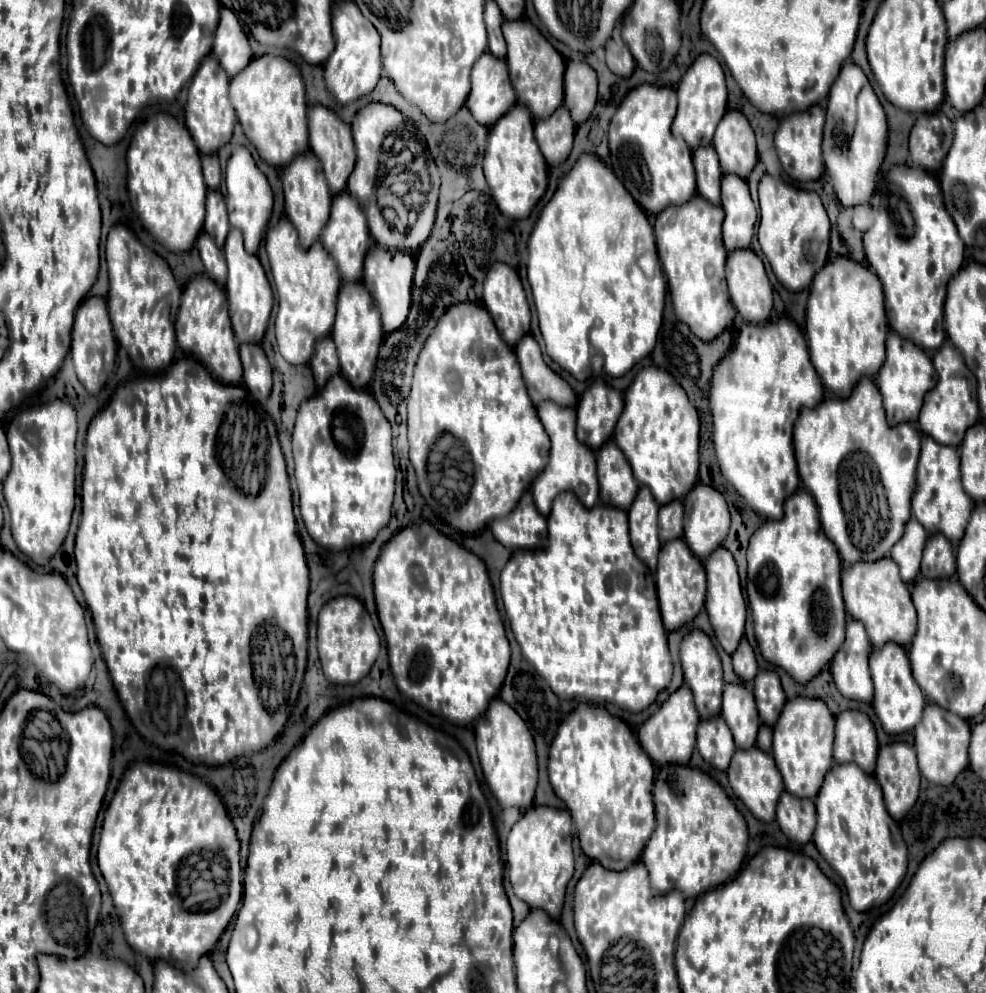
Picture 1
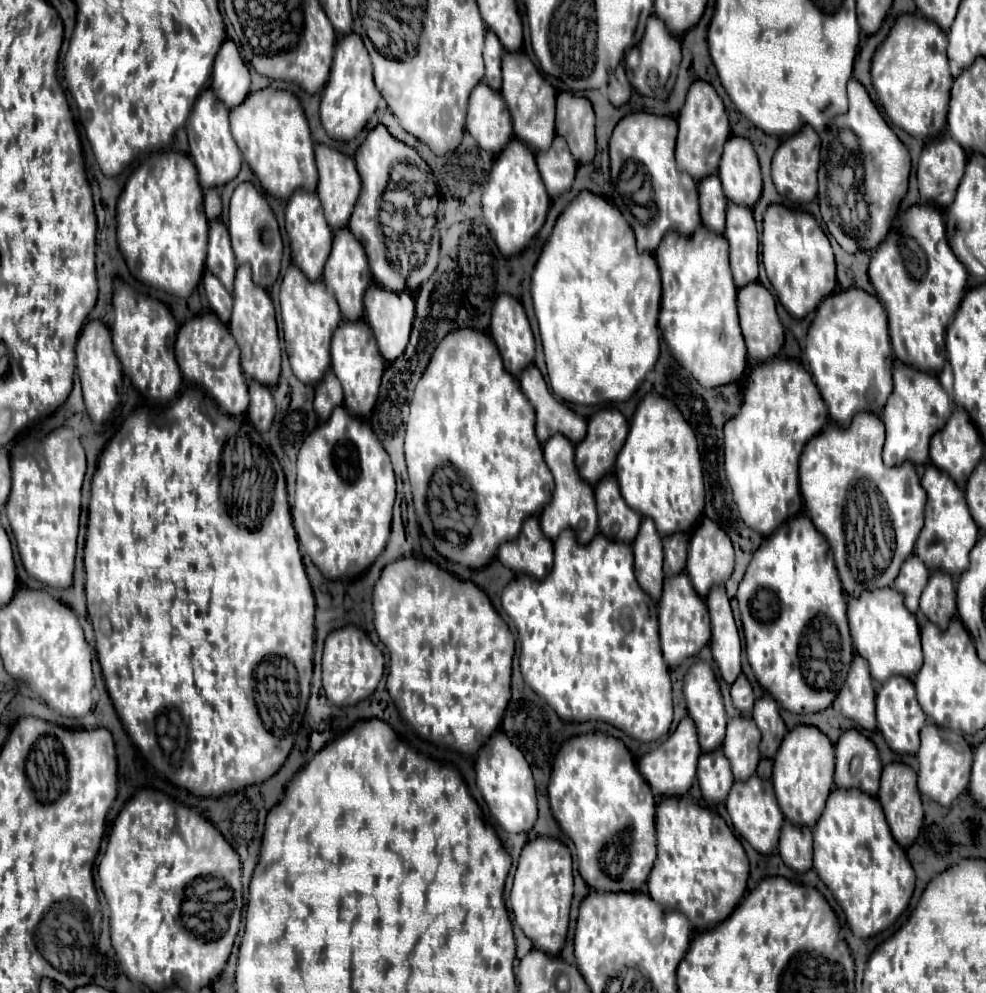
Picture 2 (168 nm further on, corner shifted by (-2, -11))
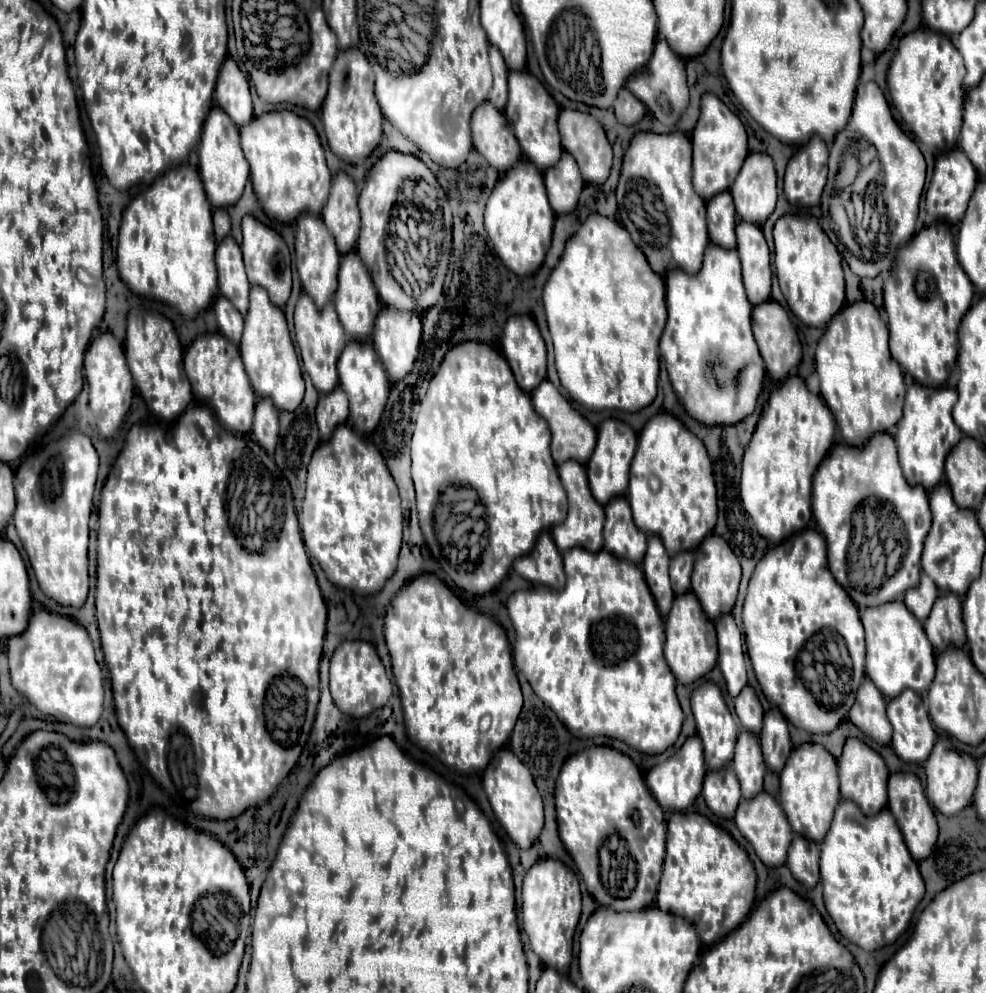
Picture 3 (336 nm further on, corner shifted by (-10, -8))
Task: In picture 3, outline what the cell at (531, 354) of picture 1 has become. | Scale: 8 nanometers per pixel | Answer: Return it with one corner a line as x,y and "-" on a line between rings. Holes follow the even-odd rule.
543,380
543,384
539,384
535,392
531,392
531,400
537,414
543,416
549,424
553,460
557,464
565,460
577,460
581,464
587,464
587,460
591,458
591,452
595,450
595,440
597,440
597,430
593,428
593,424
587,418
583,418
577,410
573,410
571,404
559,394
559,390
549,380

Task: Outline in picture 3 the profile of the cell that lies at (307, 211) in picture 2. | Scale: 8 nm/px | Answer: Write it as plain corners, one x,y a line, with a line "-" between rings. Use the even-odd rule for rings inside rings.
299,216
295,222
295,254
297,254
297,272
303,284
303,290
315,300
321,308
331,300
337,290
337,270
339,270
339,252
335,252
335,240
331,240
331,232
323,224
321,216

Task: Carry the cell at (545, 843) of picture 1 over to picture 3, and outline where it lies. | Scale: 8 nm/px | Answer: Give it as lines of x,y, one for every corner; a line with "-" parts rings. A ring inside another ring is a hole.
539,858
523,880
523,928
533,952
545,966
567,974
571,964
573,936
581,914
581,888
575,872
557,858

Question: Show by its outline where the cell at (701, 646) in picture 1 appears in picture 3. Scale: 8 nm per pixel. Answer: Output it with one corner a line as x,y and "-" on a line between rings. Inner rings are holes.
707,680
703,682
701,686
697,686
691,694
691,710
693,710
693,716
695,716
695,722
697,722
697,734
703,742
703,752
705,752
705,762
707,762
707,768
709,770
717,770
717,768
723,768
731,762
731,756
733,756
733,748
735,748
735,740
737,740
737,724
723,700
723,694
721,694
721,688

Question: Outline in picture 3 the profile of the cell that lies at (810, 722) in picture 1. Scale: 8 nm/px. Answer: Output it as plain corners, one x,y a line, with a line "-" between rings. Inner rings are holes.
801,744
797,746
783,772
781,772
781,790
779,790
779,804
787,814
791,828
815,842
821,842
827,834
827,828
833,820
833,810
839,796
839,774
837,774
837,760
831,752
827,752
821,744

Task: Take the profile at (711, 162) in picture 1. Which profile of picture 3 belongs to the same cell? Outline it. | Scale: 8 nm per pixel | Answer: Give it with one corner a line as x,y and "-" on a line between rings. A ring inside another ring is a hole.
719,192
715,200
707,202
707,228
713,244
735,248
735,204
729,192

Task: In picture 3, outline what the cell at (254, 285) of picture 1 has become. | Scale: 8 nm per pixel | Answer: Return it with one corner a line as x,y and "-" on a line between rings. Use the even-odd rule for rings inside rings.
251,286
249,312
245,314
245,326
239,350
243,356
245,372
249,374
251,386
257,392
257,396
269,396
277,406
277,410
295,410
301,404
305,382
287,330
287,320
283,310
275,308
275,304
267,300
267,292
263,292
263,288

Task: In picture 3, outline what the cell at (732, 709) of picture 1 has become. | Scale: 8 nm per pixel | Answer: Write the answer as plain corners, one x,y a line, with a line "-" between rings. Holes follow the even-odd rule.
753,732
739,734
735,744
733,770
741,782
741,792
745,798
753,798
763,790
763,776
767,766
763,764
759,738

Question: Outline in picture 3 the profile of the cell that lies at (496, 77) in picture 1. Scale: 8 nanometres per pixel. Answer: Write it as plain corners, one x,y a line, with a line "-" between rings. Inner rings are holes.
489,100
475,108
471,132
475,150
479,150
499,172
509,170
521,158
519,142
507,124
507,116
503,116
503,112

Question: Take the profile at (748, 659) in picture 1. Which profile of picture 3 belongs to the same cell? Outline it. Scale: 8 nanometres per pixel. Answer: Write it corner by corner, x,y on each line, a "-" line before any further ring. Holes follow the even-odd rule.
747,684
743,692
735,698
735,712
743,724
745,730
759,734
761,732
761,722
763,722
763,708
761,702
755,694
755,690

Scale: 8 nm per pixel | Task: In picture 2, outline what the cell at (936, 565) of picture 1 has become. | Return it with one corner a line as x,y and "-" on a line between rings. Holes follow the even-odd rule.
933,571
931,579
921,595
919,605
923,617
935,623
941,631
949,627
955,619
955,583
951,575
943,575
943,571

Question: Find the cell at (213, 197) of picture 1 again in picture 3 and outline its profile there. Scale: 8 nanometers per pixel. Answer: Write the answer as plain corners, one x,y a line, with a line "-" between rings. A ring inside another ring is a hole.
227,236
217,244
215,262
219,272
219,292
245,314
249,306
249,280
245,276
241,248
233,236

